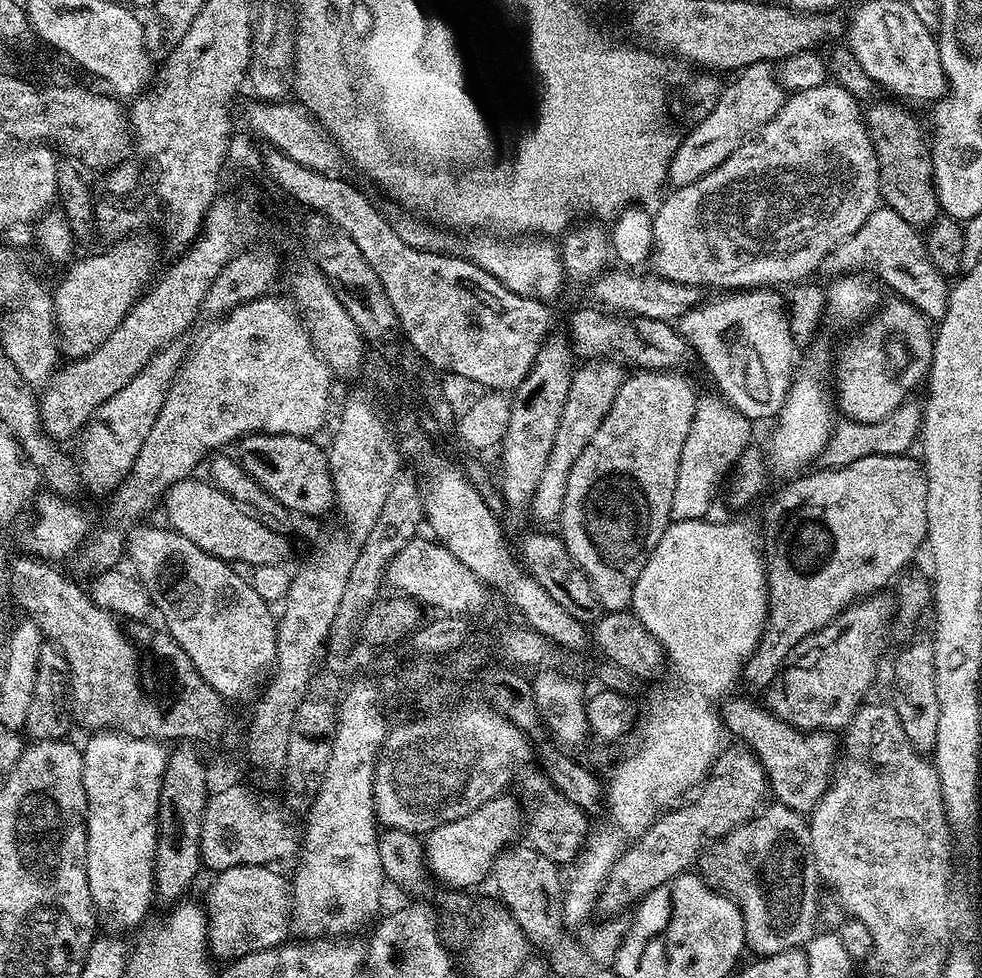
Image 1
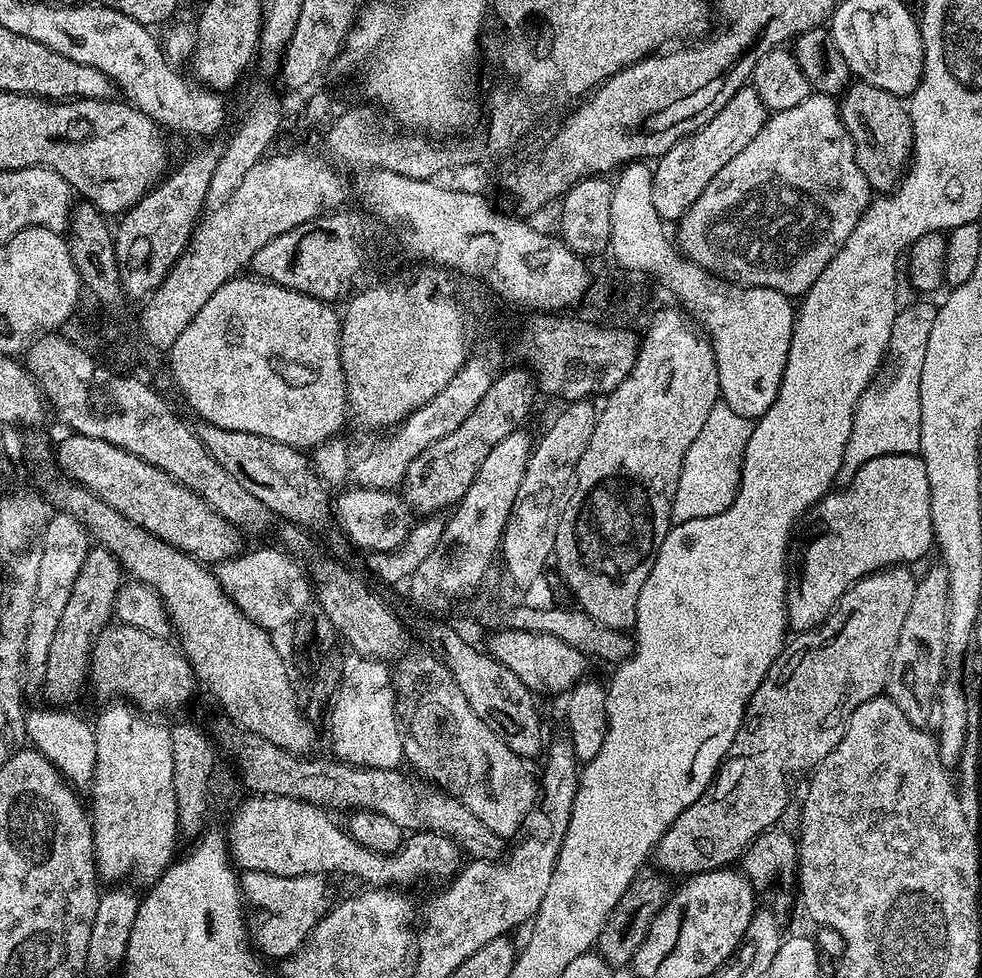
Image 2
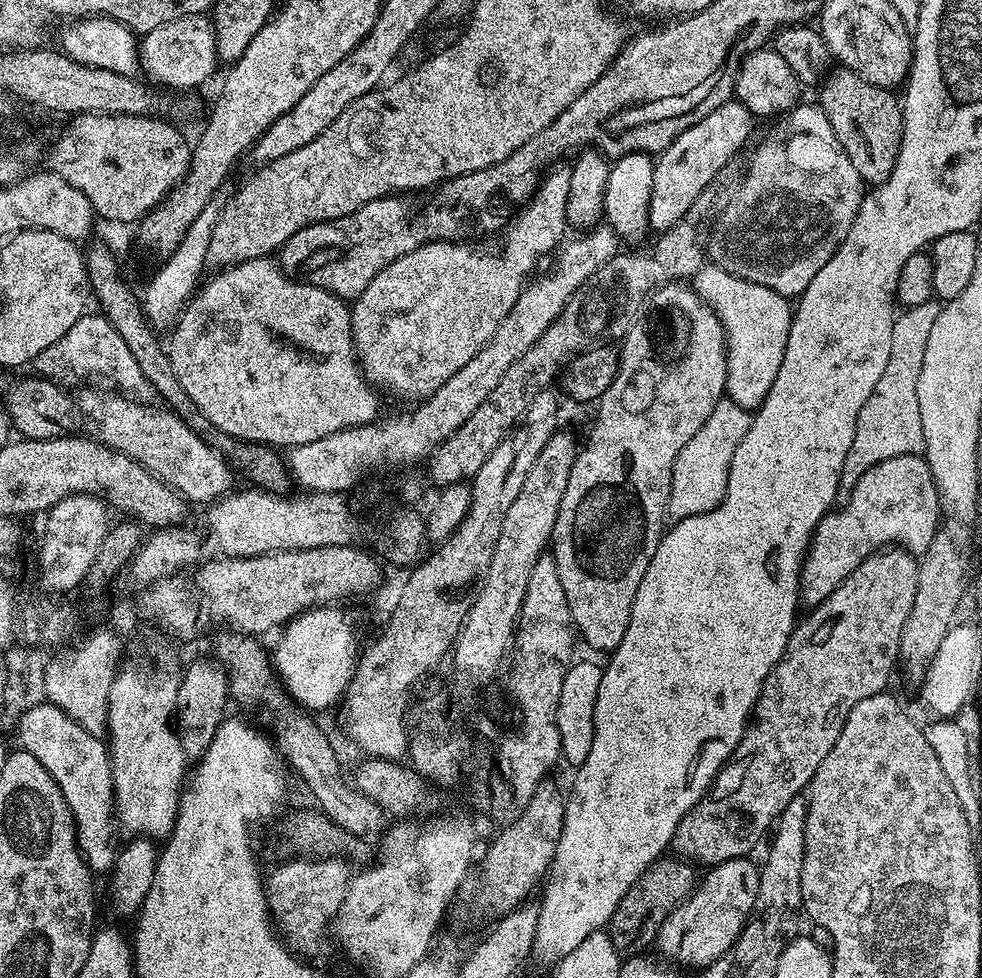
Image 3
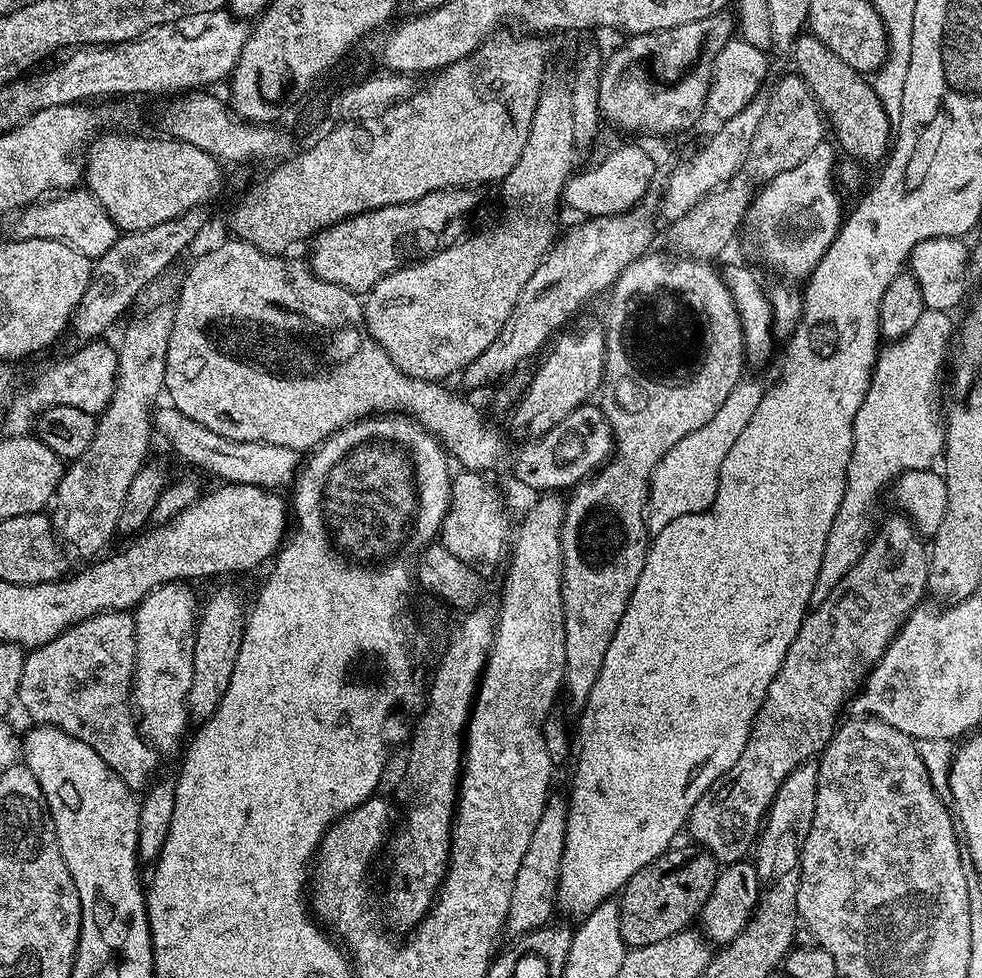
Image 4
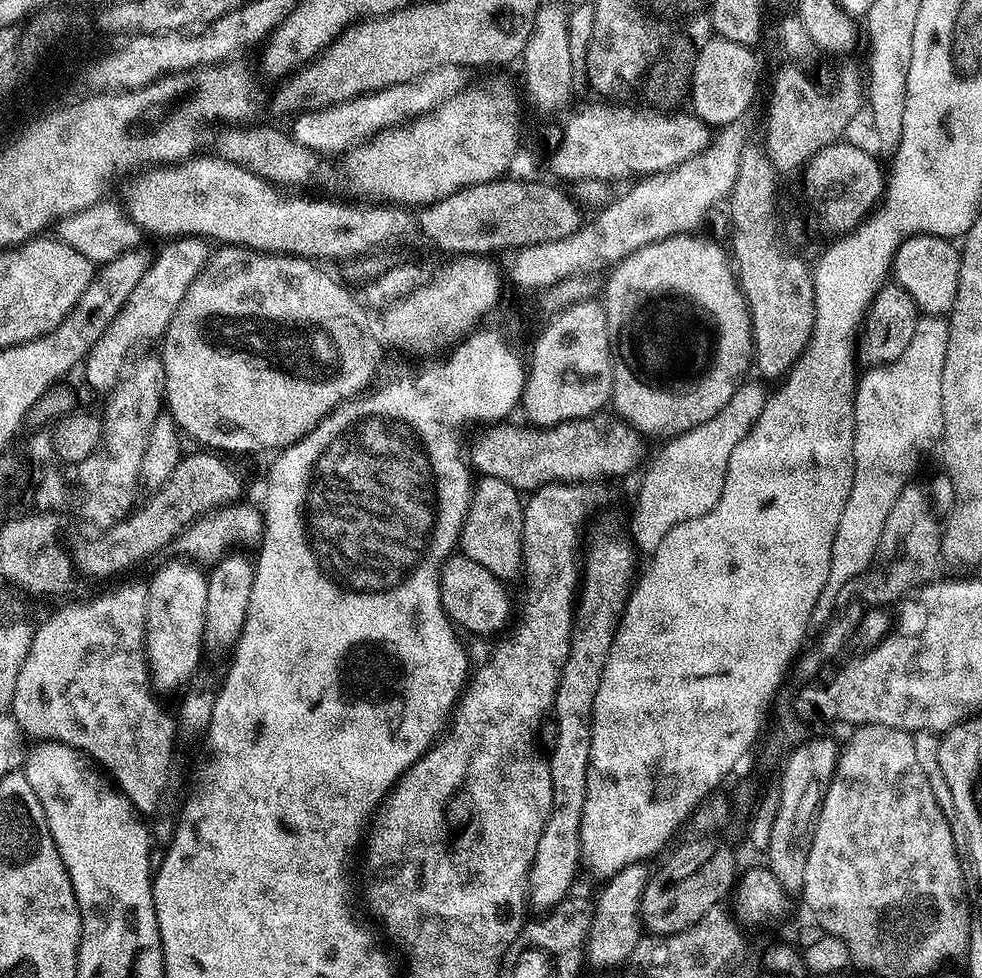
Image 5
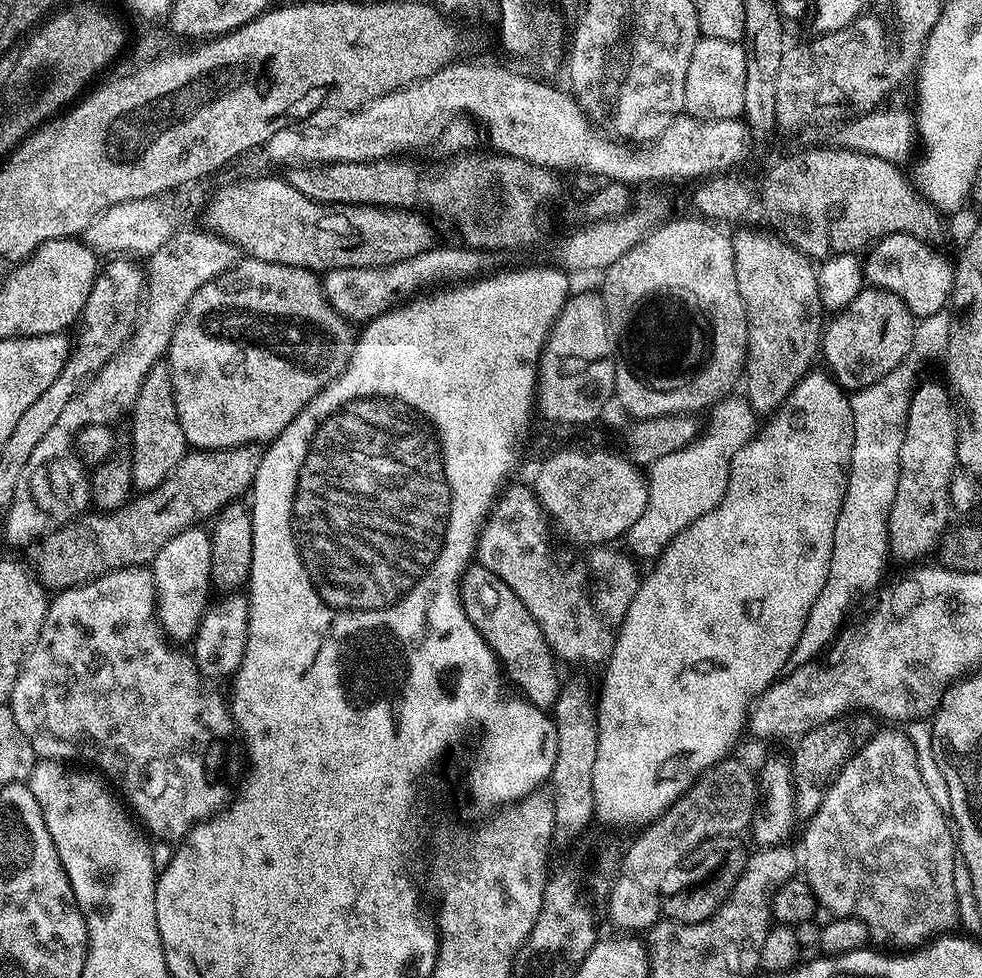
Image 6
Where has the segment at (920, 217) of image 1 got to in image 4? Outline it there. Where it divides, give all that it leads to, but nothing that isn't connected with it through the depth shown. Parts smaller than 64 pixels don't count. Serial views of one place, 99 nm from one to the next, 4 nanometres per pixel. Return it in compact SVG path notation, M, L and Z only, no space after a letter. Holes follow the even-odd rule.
M811 34L796 37L790 49L795 71L812 91L812 97L820 104L830 132L836 135L835 143L844 147L844 156L861 165L879 165L889 155L894 140L894 125L888 120L882 102L875 94L873 85L861 73L856 72L834 50L830 50L821 40Z

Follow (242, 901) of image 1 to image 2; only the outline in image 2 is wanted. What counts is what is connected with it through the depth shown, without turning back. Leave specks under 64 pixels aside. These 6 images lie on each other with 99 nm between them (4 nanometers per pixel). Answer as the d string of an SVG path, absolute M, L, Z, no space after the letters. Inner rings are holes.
M244 872L238 883L250 909L246 923L251 943L265 957L273 956L276 962L292 956L308 941L308 935L317 922L328 913L328 882L323 876L275 876L265 872Z

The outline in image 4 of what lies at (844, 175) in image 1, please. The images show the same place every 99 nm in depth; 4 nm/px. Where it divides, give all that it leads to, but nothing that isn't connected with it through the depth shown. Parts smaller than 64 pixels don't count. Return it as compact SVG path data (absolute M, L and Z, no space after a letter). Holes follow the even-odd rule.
M828 142L819 144L808 157L798 162L798 166L794 166L794 170L786 170L769 180L752 197L752 205L744 218L746 232L748 228L749 234L756 236L757 250L788 282L800 282L811 276L826 250L830 250L830 242L834 242L842 223L841 193L834 175L838 159L831 147L833 145Z

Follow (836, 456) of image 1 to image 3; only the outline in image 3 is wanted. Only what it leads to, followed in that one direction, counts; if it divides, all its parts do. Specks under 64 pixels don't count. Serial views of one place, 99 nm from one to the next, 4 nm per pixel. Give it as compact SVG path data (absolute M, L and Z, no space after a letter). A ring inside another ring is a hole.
M931 298L922 302L922 306L905 308L897 315L894 330L890 333L890 359L886 361L886 371L878 378L876 392L866 398L866 406L862 406L858 414L854 442L850 442L850 454L846 454L842 481L845 489L850 490L862 474L872 466L878 466L878 462L886 462L886 458L923 453L922 414L918 414L918 370L922 370L926 342L940 309L941 305Z

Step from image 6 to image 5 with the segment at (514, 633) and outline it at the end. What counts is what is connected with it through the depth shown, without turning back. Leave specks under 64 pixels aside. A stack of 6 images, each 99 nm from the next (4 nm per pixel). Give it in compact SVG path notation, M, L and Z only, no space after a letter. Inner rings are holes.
M463 554L449 556L447 564L440 572L440 601L444 604L444 612L457 629L465 628L476 636L492 636L508 620L512 612L512 604L508 601L505 581L499 580L490 570L480 568L474 558L466 558Z

